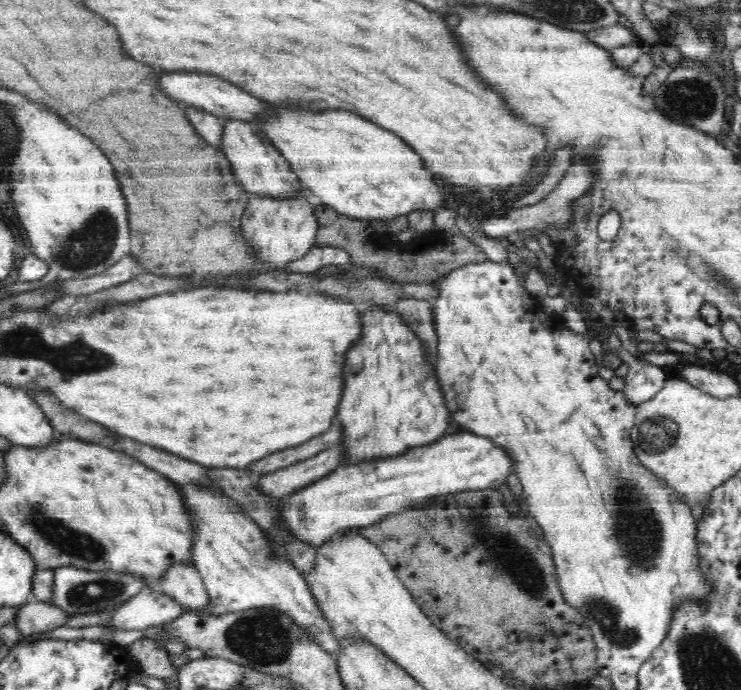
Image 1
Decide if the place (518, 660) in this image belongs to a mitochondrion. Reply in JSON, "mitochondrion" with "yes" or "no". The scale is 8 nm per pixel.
{"mitochondrion":"no"}

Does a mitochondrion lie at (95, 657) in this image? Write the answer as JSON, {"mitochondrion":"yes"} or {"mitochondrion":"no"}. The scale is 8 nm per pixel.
{"mitochondrion":"no"}

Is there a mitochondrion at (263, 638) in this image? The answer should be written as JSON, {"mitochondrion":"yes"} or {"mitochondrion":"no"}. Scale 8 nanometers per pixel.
{"mitochondrion":"yes"}

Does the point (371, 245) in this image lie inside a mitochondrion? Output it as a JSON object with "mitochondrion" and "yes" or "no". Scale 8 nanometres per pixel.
{"mitochondrion":"yes"}

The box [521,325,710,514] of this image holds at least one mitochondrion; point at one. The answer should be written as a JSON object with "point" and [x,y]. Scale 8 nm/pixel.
{"point":[659,435]}

